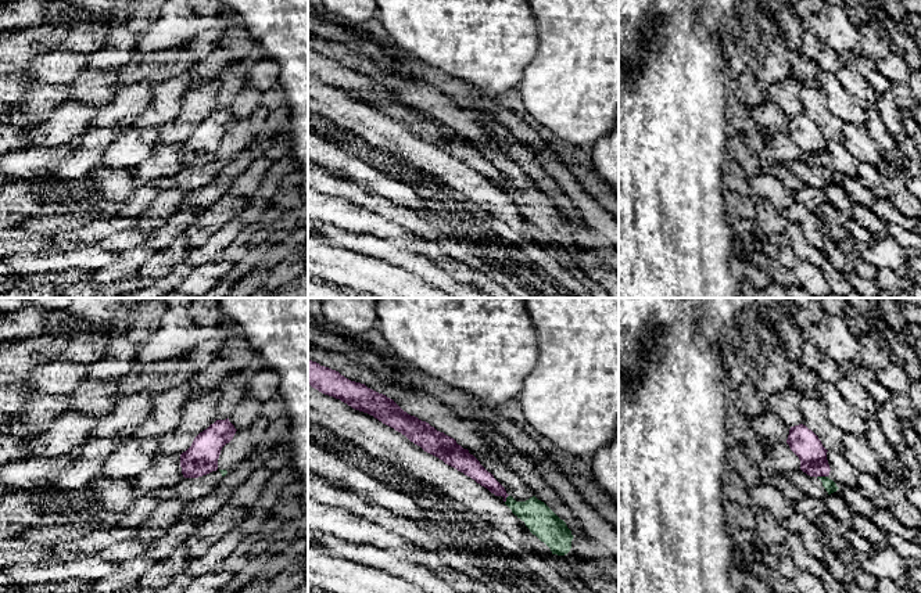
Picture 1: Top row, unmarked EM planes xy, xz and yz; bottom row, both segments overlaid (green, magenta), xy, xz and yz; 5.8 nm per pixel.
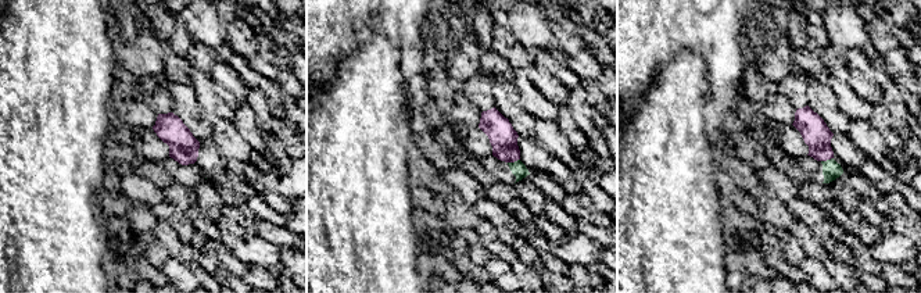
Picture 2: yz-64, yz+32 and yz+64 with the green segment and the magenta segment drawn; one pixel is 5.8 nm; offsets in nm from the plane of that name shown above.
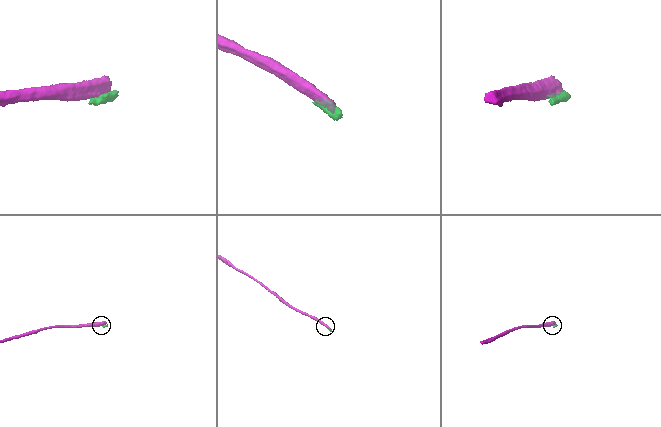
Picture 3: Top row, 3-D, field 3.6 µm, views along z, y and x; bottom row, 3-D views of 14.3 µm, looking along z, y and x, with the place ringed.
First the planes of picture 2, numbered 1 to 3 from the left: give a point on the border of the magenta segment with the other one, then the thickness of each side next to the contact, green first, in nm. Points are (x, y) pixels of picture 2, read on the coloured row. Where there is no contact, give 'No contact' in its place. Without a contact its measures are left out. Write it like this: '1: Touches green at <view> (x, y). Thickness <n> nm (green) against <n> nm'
1: No contact
2: Touches green at yz+32 (515, 161). Thickness 90 nm (green) against 160 nm
3: Touches green at yz+64 (827, 160). Thickness 110 nm (green) against 160 nm

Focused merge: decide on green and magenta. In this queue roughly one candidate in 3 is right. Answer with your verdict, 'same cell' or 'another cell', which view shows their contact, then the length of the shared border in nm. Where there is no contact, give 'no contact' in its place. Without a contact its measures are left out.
another cell; contact in yz; length 70 nm

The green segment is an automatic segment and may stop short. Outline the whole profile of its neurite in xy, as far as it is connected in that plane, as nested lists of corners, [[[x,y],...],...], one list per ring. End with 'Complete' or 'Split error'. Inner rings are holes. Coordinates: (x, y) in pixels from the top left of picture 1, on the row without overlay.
[[[216,159],[198,168],[183,168],[173,176],[158,179],[154,186],[158,190],[182,190],[186,193],[194,188],[209,186],[214,177],[227,163],[226,159]]]. Split error

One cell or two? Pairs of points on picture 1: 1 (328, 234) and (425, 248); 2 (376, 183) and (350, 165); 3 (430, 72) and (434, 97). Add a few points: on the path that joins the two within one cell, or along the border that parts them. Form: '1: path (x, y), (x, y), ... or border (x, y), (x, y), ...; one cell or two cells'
1: border (362, 233), (387, 239), (396, 245), (423, 257); two cells
2: path (369, 176), (357, 168); one cell
3: border (405, 71), (429, 82), (459, 105); two cells

